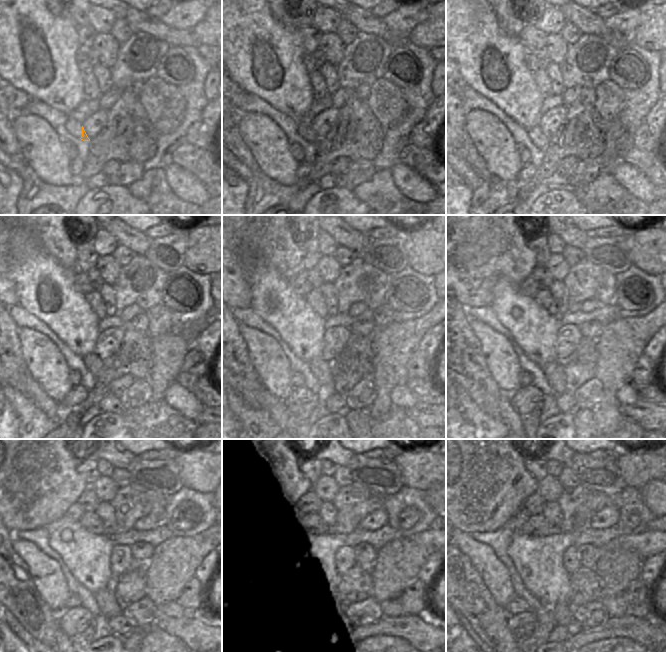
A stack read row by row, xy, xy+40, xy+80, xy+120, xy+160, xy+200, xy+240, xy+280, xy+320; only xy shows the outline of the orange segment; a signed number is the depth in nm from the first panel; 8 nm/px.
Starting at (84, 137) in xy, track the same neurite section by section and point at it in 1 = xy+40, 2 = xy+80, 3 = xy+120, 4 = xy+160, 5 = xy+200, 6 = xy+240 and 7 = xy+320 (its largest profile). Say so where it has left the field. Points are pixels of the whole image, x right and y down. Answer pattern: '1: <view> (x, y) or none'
1: xy+40 (311, 137)
2: xy+80 (536, 135)
3: xy+120 (94, 364)
4: xy+160 (324, 371)
5: xy+200 (554, 372)
6: xy+240 (105, 598)
7: xy+320 (561, 612)

